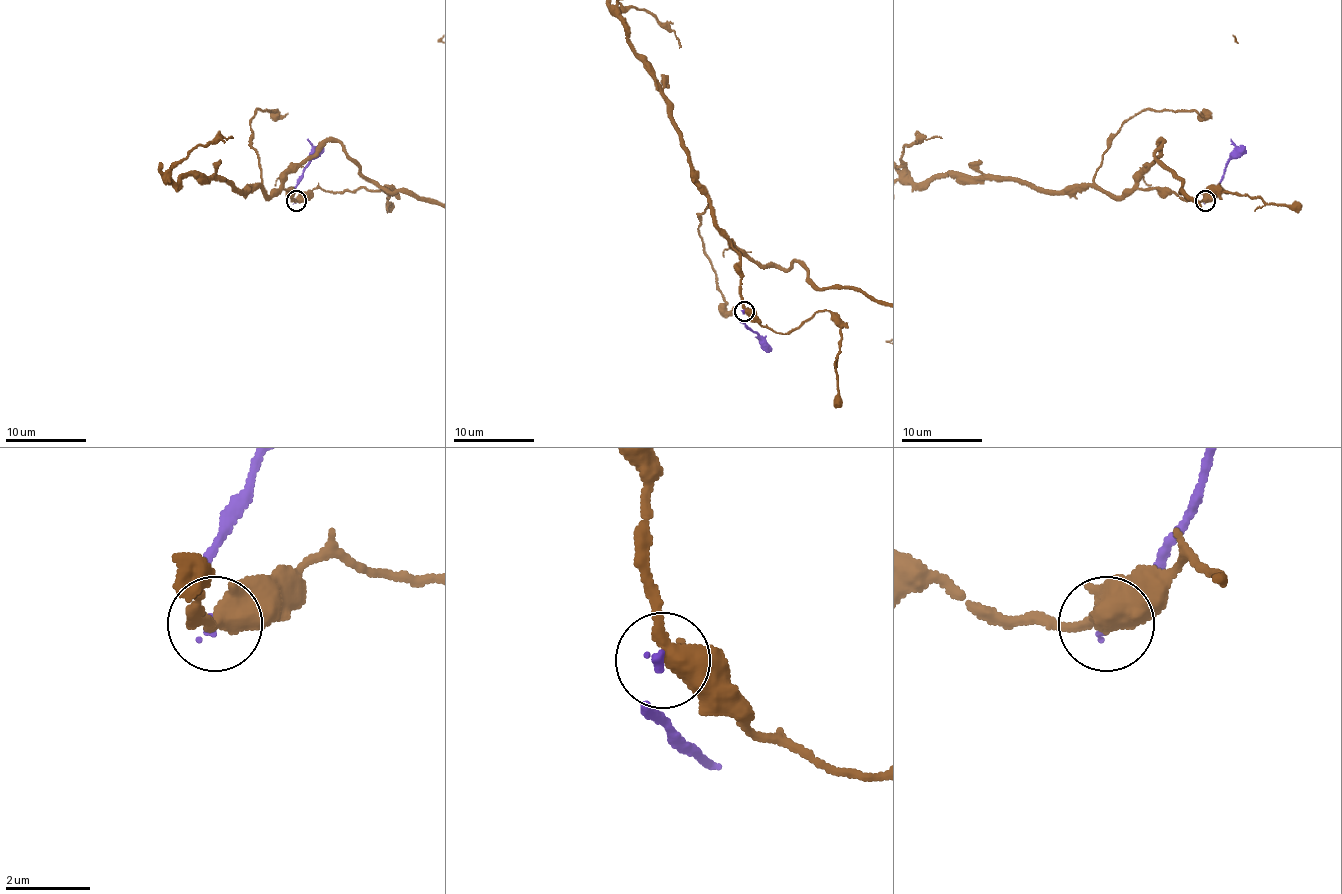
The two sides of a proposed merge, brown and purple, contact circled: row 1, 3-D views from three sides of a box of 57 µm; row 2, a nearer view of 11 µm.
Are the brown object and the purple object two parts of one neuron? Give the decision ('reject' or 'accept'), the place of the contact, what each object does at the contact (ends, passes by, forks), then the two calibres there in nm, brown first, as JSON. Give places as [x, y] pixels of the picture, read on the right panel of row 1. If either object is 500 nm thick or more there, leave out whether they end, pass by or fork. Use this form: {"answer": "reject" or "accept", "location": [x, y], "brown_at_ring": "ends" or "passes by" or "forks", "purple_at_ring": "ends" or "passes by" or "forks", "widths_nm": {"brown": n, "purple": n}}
{"answer": "reject", "location": [1205, 201], "brown_at_ring": "passes by", "purple_at_ring": "ends", "widths_nm": {"brown": 440, "purple": 150}}

